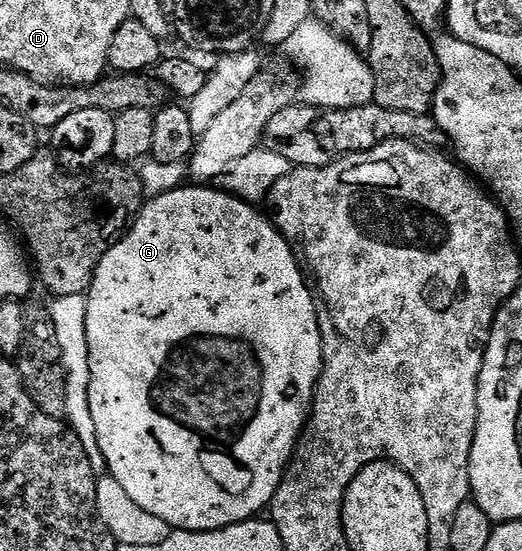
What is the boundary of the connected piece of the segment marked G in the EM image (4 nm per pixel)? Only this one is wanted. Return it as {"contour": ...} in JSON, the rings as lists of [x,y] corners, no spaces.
{"contour":[[[189,183],[180,189],[148,198],[142,204],[141,212],[133,218],[128,232],[114,241],[103,255],[93,282],[89,284],[86,303],[90,361],[89,405],[99,448],[106,459],[108,476],[122,485],[123,491],[127,491],[127,495],[131,495],[131,499],[135,499],[143,511],[159,515],[159,519],[166,521],[173,531],[213,532],[241,521],[252,521],[264,514],[261,513],[264,509],[266,512],[272,506],[273,496],[285,478],[285,471],[293,460],[293,451],[301,440],[301,430],[305,428],[309,410],[313,407],[313,392],[317,390],[317,381],[321,378],[323,321],[317,318],[319,305],[314,290],[293,246],[268,216],[257,209],[256,204],[243,201],[231,193],[202,187],[197,183]]]}

